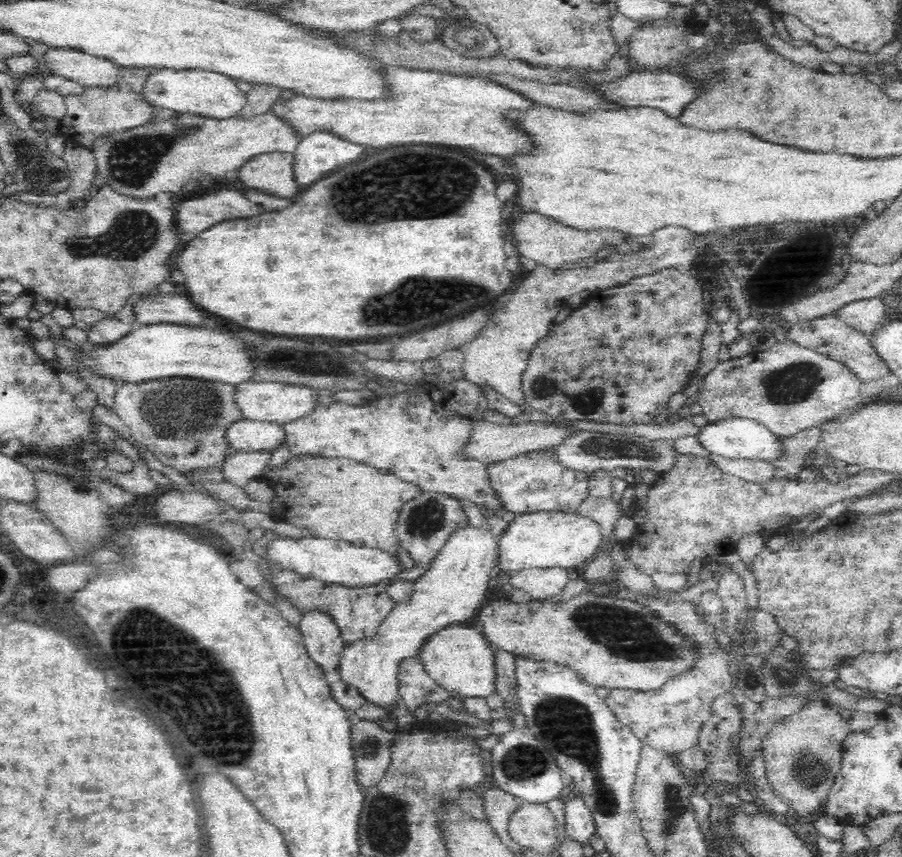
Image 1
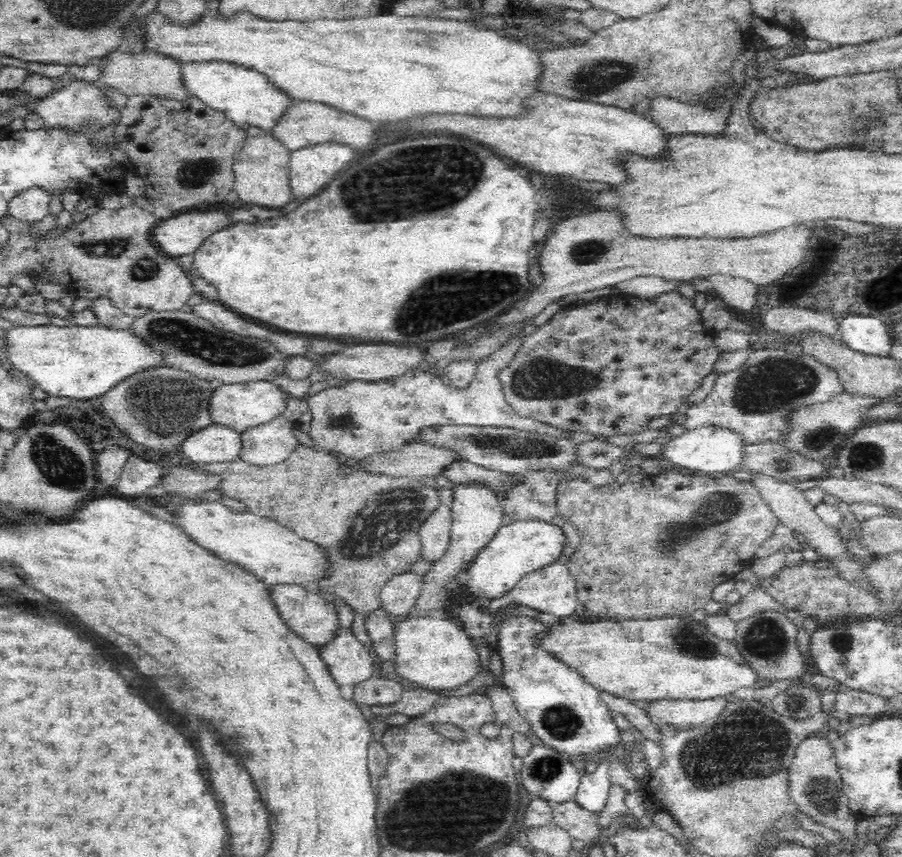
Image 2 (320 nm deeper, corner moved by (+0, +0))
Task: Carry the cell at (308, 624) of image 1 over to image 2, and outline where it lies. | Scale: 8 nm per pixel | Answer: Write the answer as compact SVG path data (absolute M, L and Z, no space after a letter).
M280 584L270 586L270 594L286 624L306 642L318 649L336 638L340 626L339 610L317 590L305 584Z

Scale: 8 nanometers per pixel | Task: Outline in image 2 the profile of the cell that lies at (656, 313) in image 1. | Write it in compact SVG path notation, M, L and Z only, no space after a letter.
M680 290L663 292L654 295L651 299L639 299L632 295L612 293L604 298L596 298L590 304L578 304L571 308L563 308L548 322L536 328L536 330L519 346L512 362L500 371L502 389L508 404L519 414L526 418L533 418L538 422L563 429L564 431L588 432L594 436L606 437L619 434L634 434L648 428L652 418L676 413L679 406L687 401L693 390L700 388L704 377L713 371L721 350L715 343L716 330L708 328L702 323L701 311L694 306L692 295L682 293Z

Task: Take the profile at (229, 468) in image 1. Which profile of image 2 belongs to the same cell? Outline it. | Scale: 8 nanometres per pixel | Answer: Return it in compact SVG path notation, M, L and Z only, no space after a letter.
M283 416L272 422L248 428L242 433L241 459L256 466L282 462L300 445L293 429L299 422L288 422Z

